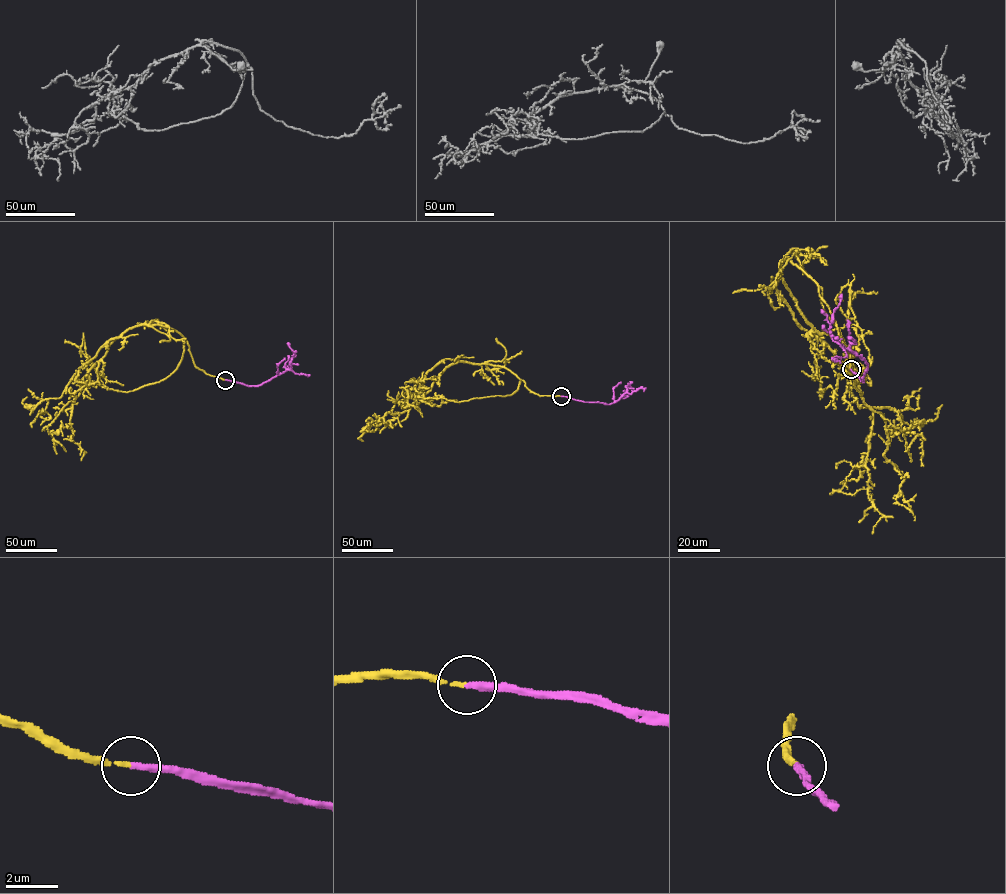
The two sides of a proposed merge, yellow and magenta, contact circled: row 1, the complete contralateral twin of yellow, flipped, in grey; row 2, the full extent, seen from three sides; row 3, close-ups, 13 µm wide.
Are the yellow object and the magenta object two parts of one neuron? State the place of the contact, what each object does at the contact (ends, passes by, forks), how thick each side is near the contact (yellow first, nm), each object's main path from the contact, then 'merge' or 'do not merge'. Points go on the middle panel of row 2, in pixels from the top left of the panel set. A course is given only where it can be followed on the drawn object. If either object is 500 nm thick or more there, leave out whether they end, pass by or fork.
(561, 396) | yellow ends | magenta ends | 150/280 nm | yellow via (561, 396), (539, 396), (521, 380), (505, 396), (418, 397), (408, 410), (383, 417), (402, 426) | magenta via (561, 396), (610, 404), (627, 391), (625, 386), (630, 387), (624, 391) | merge

